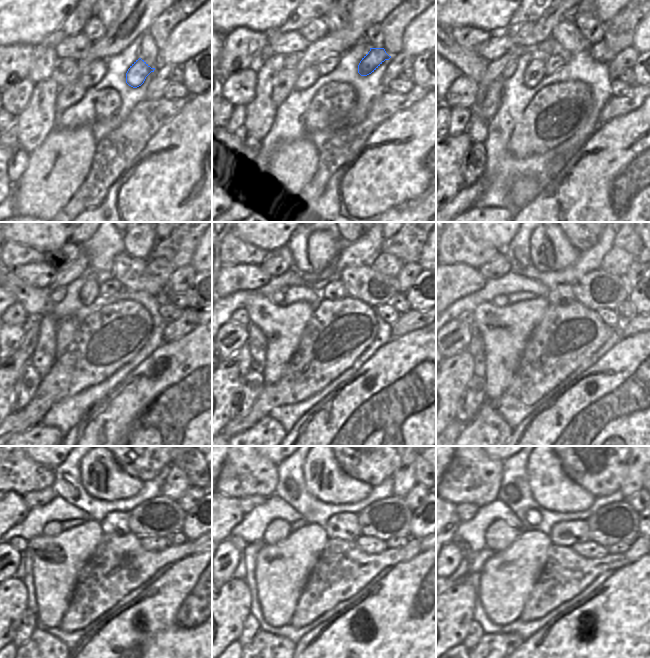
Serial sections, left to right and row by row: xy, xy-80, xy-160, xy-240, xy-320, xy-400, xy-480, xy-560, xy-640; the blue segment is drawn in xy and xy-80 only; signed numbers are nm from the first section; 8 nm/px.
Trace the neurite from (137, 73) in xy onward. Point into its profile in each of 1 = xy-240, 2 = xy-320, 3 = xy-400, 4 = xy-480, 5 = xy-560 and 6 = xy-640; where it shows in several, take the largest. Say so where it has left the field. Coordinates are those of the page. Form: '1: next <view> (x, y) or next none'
1: next xy-240 (160, 267)
2: next xy-320 (387, 264)
3: next xy-400 (617, 261)
4: next xy-480 (176, 483)
5: next xy-560 (404, 479)
6: next xy-640 (632, 483)

